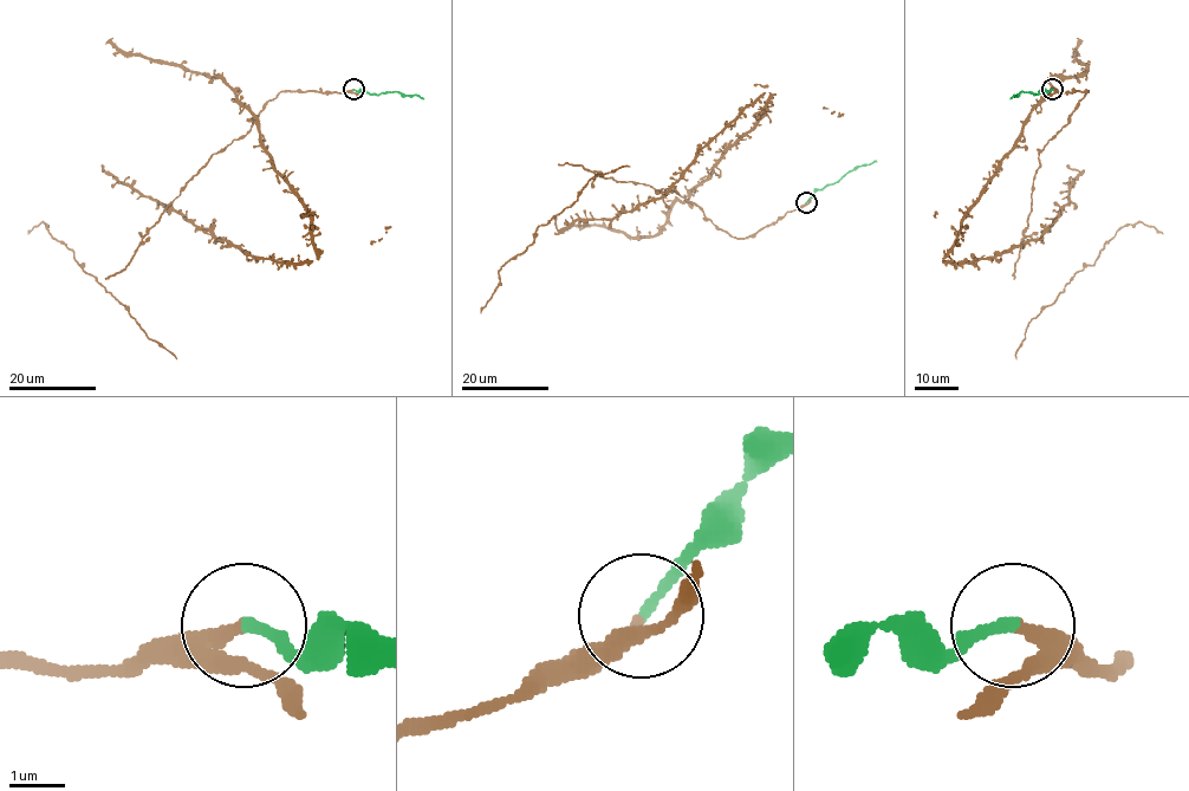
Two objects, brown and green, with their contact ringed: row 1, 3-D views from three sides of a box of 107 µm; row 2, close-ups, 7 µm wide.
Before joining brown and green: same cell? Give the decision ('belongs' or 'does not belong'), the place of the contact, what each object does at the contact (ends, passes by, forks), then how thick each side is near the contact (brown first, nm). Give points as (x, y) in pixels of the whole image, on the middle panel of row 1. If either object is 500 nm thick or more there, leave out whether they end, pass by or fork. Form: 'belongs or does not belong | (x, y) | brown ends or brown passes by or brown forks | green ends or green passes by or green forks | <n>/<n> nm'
belongs | (806, 202) | brown passes by | green ends | 180/180 nm

